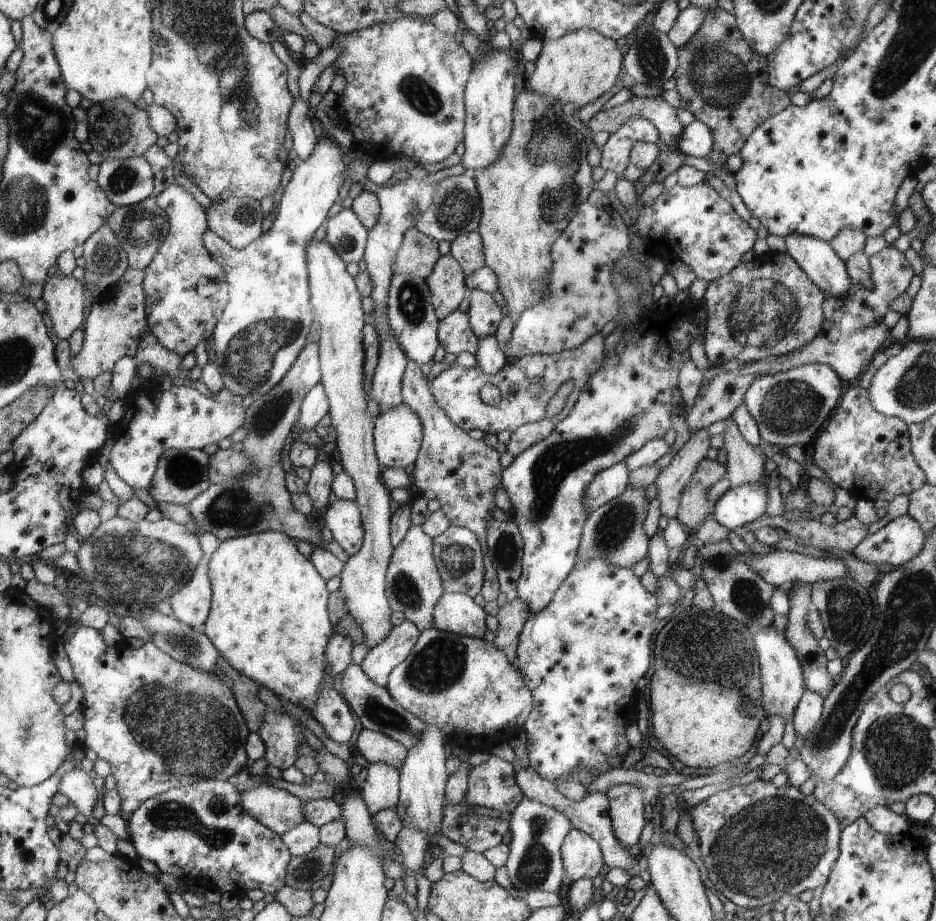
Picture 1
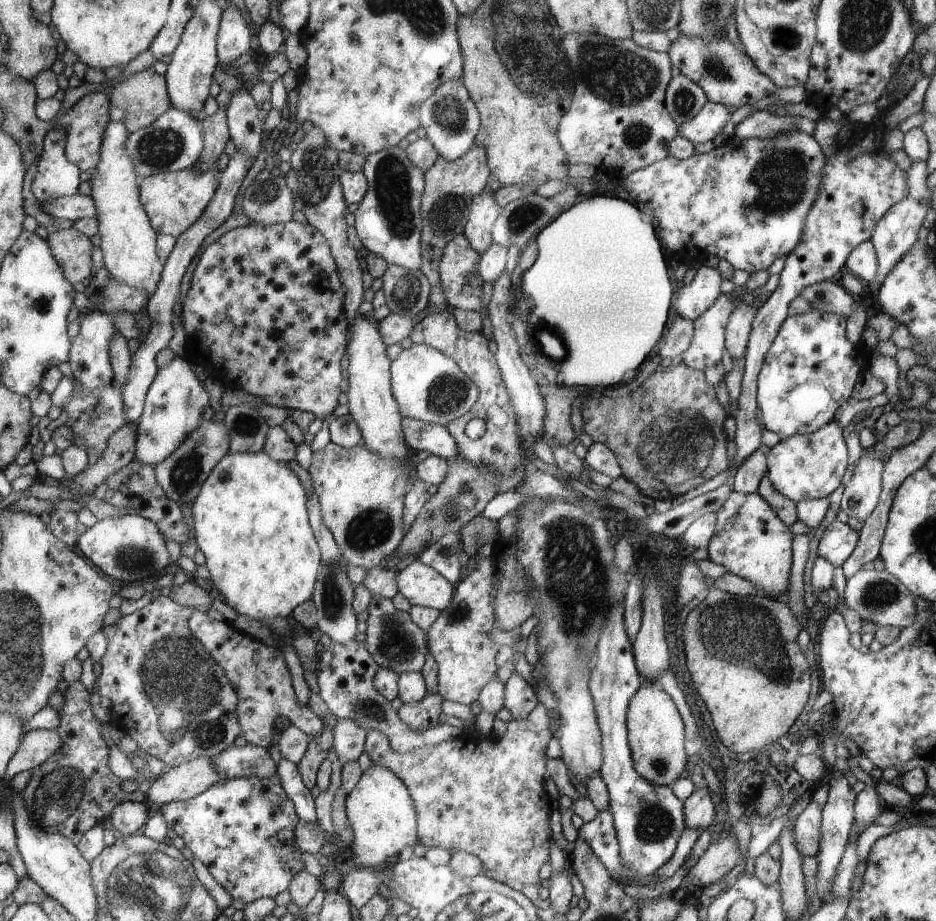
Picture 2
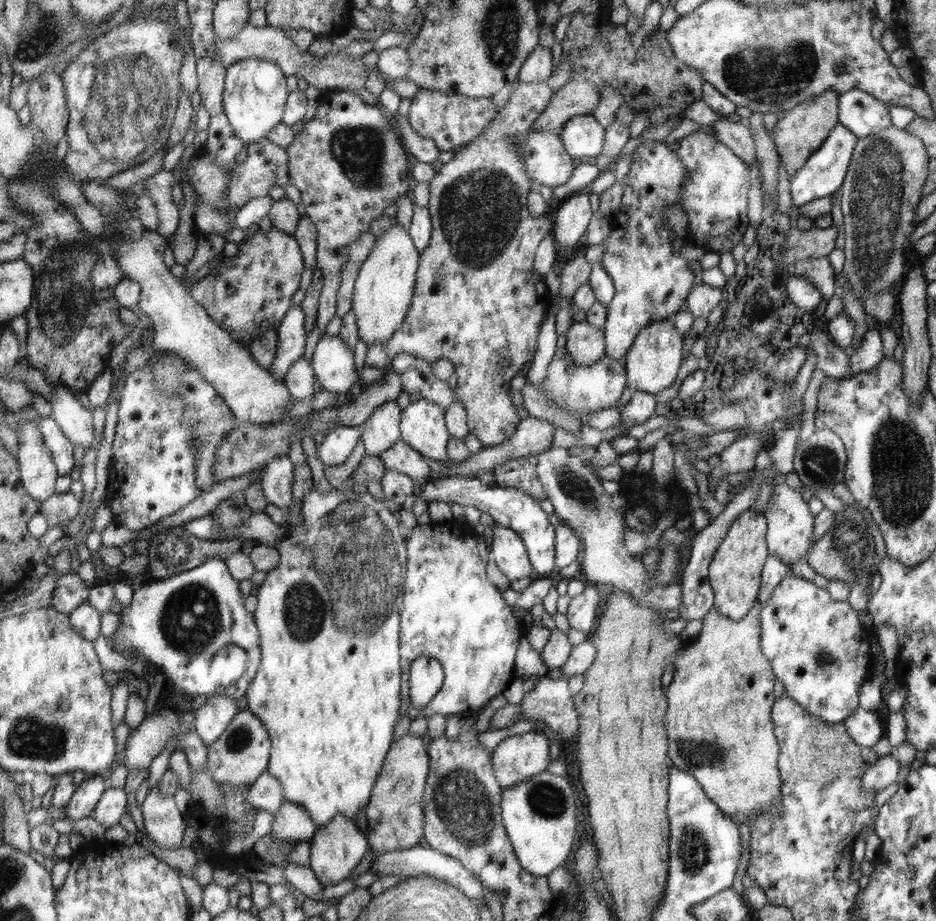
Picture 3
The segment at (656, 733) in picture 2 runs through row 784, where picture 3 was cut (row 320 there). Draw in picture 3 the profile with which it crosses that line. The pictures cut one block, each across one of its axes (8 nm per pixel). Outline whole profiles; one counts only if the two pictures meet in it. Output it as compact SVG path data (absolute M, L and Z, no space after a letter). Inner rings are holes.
M672 315L659 318L650 326L641 330L633 342L628 356L623 358L629 373L629 385L632 391L649 392L657 395L664 388L672 386L678 378L678 370L682 366L682 336L672 326Z

